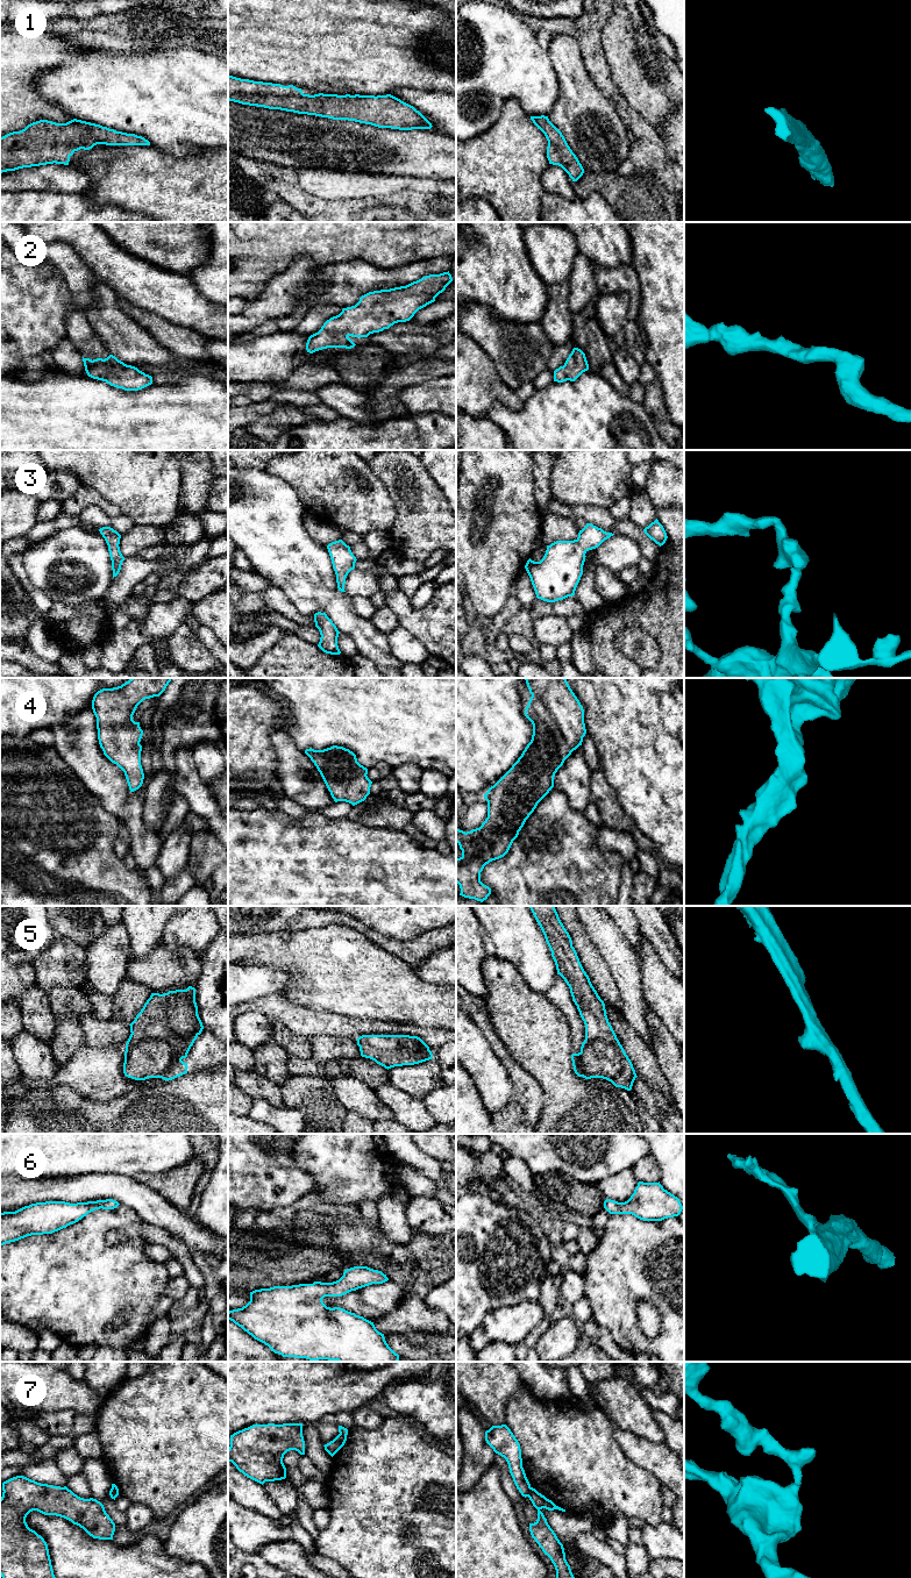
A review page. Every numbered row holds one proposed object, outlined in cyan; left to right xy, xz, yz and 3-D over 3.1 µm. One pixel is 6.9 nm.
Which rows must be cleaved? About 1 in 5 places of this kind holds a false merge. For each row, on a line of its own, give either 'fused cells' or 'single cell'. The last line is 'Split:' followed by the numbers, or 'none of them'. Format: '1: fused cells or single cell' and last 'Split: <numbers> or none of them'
1: single cell
2: single cell
3: single cell
4: single cell
5: single cell
6: single cell
7: fused cells
Split: 7

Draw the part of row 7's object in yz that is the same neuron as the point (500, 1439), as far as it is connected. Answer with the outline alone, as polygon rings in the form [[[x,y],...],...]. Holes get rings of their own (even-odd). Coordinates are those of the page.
[[[506,1425],[492,1426],[485,1431],[485,1441],[496,1454],[506,1459],[517,1488],[522,1497],[528,1497],[531,1484],[522,1468],[520,1444],[511,1429]]]

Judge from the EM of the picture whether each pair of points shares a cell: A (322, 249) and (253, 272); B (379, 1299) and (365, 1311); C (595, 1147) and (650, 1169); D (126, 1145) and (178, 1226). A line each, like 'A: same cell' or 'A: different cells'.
A: same cell
B: different cells
C: different cells
D: different cells

